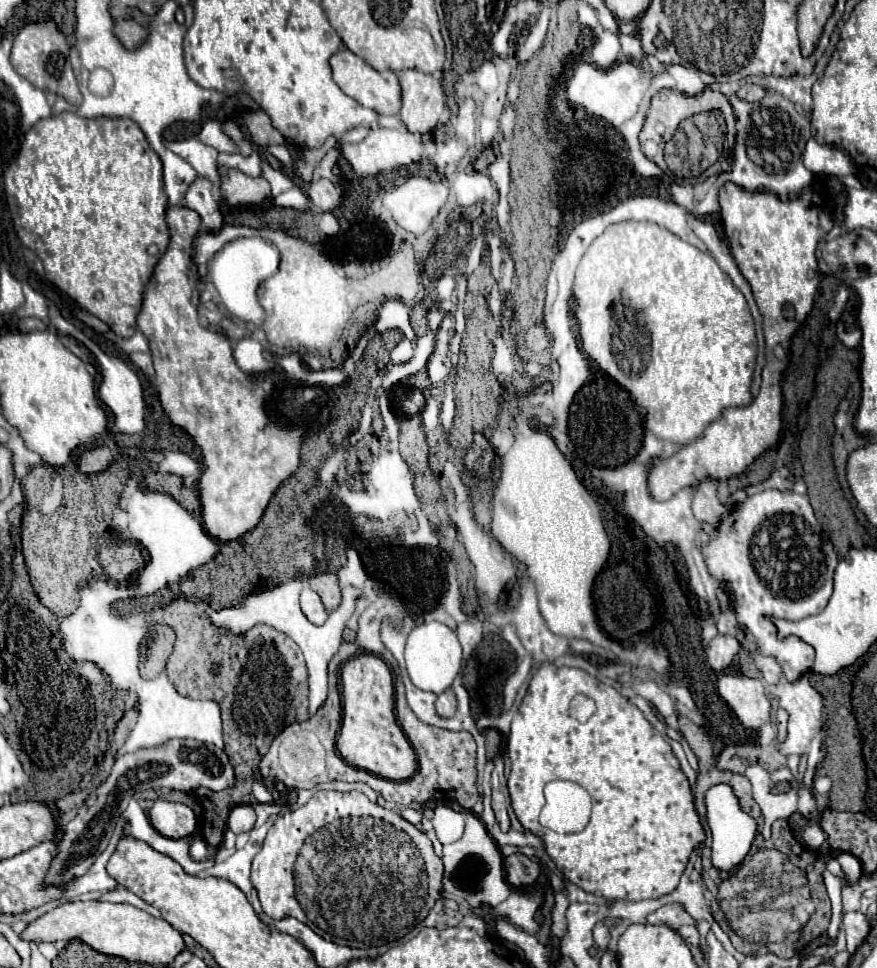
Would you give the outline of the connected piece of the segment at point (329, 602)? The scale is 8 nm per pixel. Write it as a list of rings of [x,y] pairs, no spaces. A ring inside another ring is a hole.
[[[315,574],[309,578],[309,584],[321,596],[321,602],[327,610],[335,610],[339,606],[341,592],[335,574]]]

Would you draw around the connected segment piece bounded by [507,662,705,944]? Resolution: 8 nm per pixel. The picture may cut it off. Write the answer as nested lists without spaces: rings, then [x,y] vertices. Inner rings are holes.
[[[543,662],[531,678],[527,694],[511,720],[507,754],[511,760],[509,796],[513,812],[525,830],[533,832],[543,840],[545,852],[555,862],[557,870],[571,884],[579,886],[589,894],[603,896],[607,900],[633,900],[629,902],[629,920],[625,918],[627,912],[623,910],[625,902],[617,902],[619,908],[615,908],[615,916],[619,916],[621,922],[611,928],[611,942],[615,944],[619,930],[623,930],[629,922],[635,922],[641,914],[643,904],[635,900],[661,898],[673,892],[685,870],[689,854],[705,840],[705,832],[693,806],[693,794],[687,776],[679,768],[671,746],[651,726],[643,712],[627,698],[623,698],[615,688],[605,686],[581,668]],[[577,694],[583,694],[597,704],[597,712],[585,724],[579,724],[569,716],[569,702]]]

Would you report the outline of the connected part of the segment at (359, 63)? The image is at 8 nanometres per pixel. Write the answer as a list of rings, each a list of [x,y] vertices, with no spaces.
[[[341,50],[331,58],[331,68],[333,68],[333,80],[337,82],[337,86],[351,96],[353,100],[357,100],[361,106],[375,110],[377,114],[399,114],[401,110],[401,82],[399,82],[399,72],[377,72],[375,68],[371,68],[369,64],[365,64],[365,60],[361,60],[359,56],[355,56],[349,50]]]

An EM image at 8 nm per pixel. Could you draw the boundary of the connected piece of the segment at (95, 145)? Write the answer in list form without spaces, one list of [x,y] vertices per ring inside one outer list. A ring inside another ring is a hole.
[[[61,112],[61,114],[55,114],[51,118],[45,118],[45,120],[37,122],[25,134],[25,142],[21,146],[19,160],[11,162],[3,174],[3,188],[5,188],[5,196],[7,196],[7,204],[9,204],[9,210],[13,216],[17,236],[27,248],[35,250],[37,256],[43,260],[45,276],[57,288],[67,292],[83,310],[87,310],[93,316],[97,316],[99,320],[103,320],[115,334],[119,334],[123,338],[133,336],[133,332],[137,328],[137,314],[141,308],[145,284],[147,284],[151,270],[155,268],[159,256],[165,252],[165,248],[169,244],[169,230],[165,224],[165,210],[169,204],[167,204],[167,196],[163,190],[163,168],[161,168],[159,156],[151,150],[141,128],[129,118],[83,118],[83,116],[77,116],[75,112]],[[151,246],[157,248],[155,254],[149,252]]]

